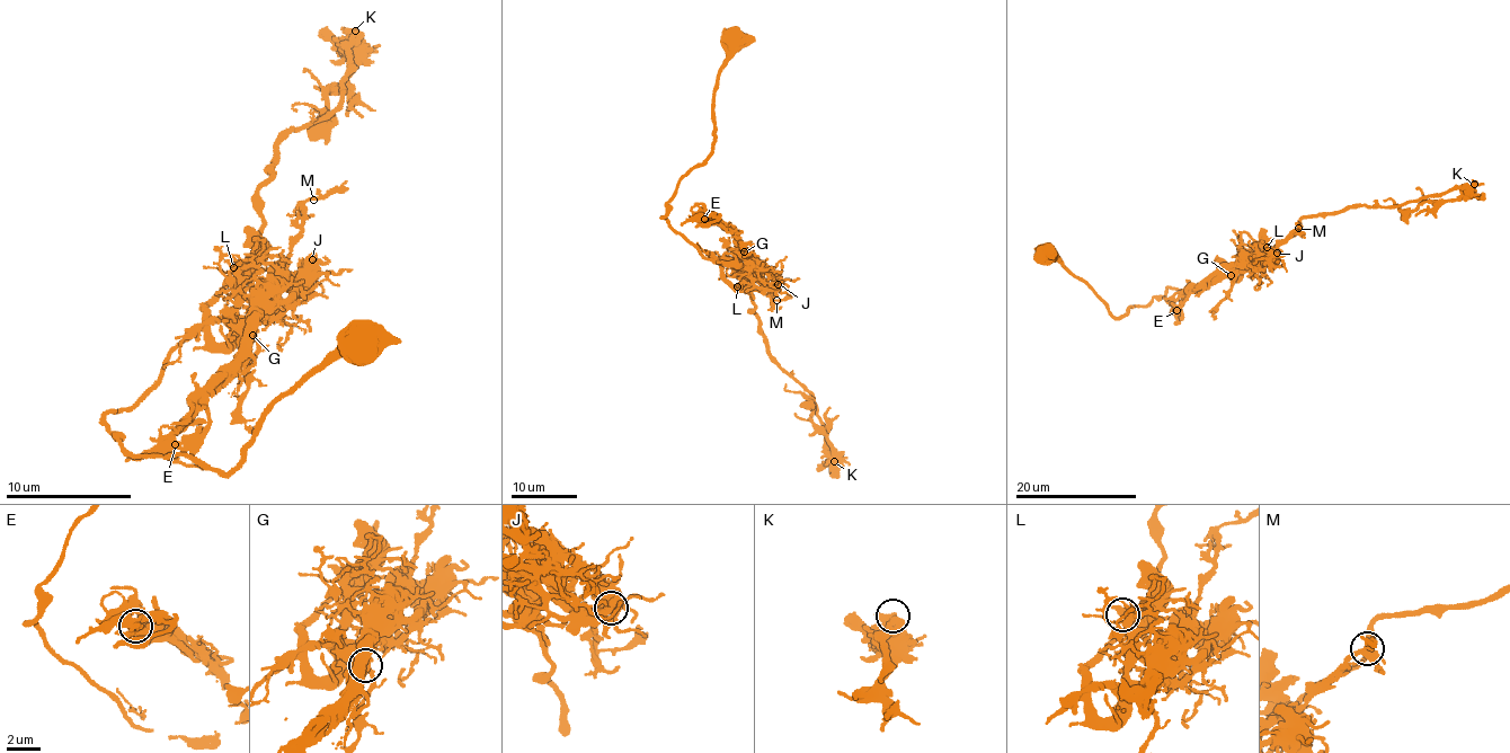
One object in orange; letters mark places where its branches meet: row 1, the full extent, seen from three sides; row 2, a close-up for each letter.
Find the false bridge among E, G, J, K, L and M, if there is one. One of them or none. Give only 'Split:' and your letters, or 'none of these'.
Split: G

